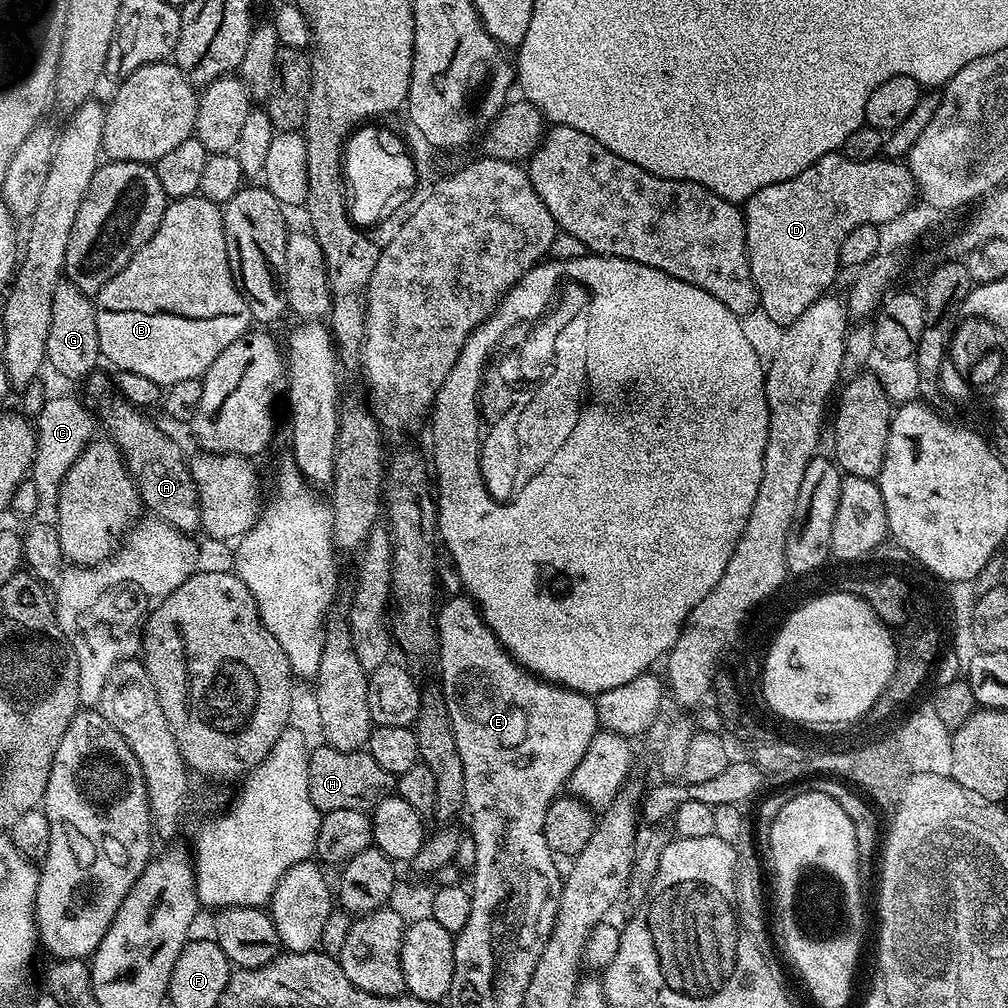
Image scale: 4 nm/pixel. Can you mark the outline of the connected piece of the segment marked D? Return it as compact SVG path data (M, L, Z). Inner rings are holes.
M831 152L826 154L826 158L818 158L818 162L814 162L814 166L802 170L802 174L798 174L786 182L774 182L774 186L766 186L762 190L758 190L758 194L754 194L749 200L744 201L742 211L744 225L746 226L746 246L748 247L750 270L756 283L756 289L760 291L759 311L766 313L774 322L785 326L794 323L798 318L802 318L802 314L806 314L806 310L810 310L812 303L831 289L828 287L835 282L836 271L841 271L840 247L842 246L842 241L846 238L846 234L850 234L850 230L854 230L854 226L862 226L863 224L879 226L890 222L891 219L897 218L903 211L911 207L917 196L916 180L912 177L912 172L907 163L901 162L896 158L877 158L866 162L854 162L840 152Z

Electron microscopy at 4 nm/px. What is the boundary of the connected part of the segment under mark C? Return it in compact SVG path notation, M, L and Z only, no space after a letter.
M72 396L47 397L42 412L35 419L36 453L30 471L30 479L36 484L38 493L38 507L34 514L35 522L55 525L58 518L58 504L60 502L61 484L70 468L77 462L95 433L93 416L89 410Z

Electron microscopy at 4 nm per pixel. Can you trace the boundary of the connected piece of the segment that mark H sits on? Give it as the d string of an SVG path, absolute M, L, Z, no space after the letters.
M327 746L313 747L310 758L310 802L320 813L334 810L358 810L371 813L387 796L393 795L394 777L382 770L366 750L343 752Z

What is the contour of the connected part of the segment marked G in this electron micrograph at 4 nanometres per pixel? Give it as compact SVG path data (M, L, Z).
M61 280L54 284L52 316L48 330L46 359L62 376L70 380L85 379L95 371L100 360L95 303L73 283Z

